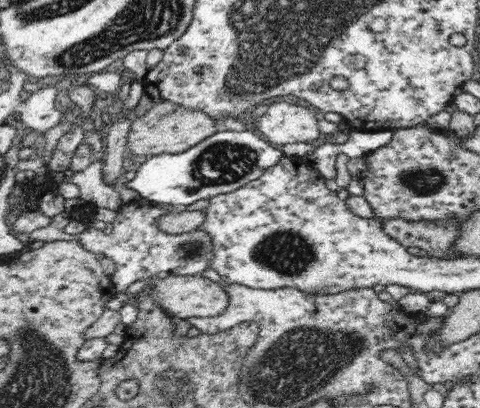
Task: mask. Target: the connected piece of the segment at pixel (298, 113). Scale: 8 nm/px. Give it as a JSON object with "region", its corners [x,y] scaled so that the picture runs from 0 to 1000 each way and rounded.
{"region":[[[596,248],[571,250],[558,257],[558,267],[546,282],[533,284],[529,309],[542,324],[542,336],[569,358],[640,348],[660,343],[671,331],[663,321],[654,277],[629,260],[604,255]]]}

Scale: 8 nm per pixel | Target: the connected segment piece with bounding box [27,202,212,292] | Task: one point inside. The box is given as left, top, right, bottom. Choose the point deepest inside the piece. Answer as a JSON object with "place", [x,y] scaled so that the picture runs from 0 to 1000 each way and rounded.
{"place":[294,618]}

